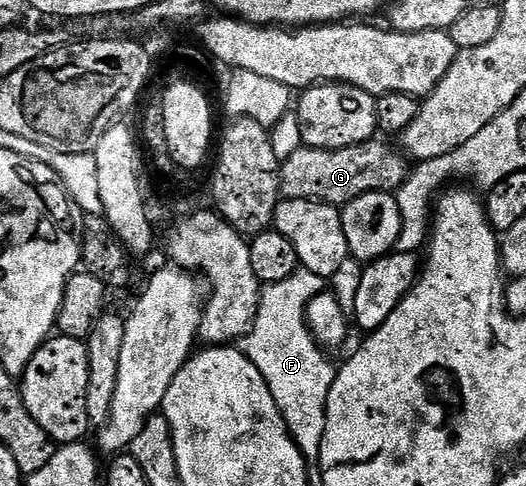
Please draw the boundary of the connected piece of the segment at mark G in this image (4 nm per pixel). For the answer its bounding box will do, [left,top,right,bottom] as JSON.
[280,142,410,209]

